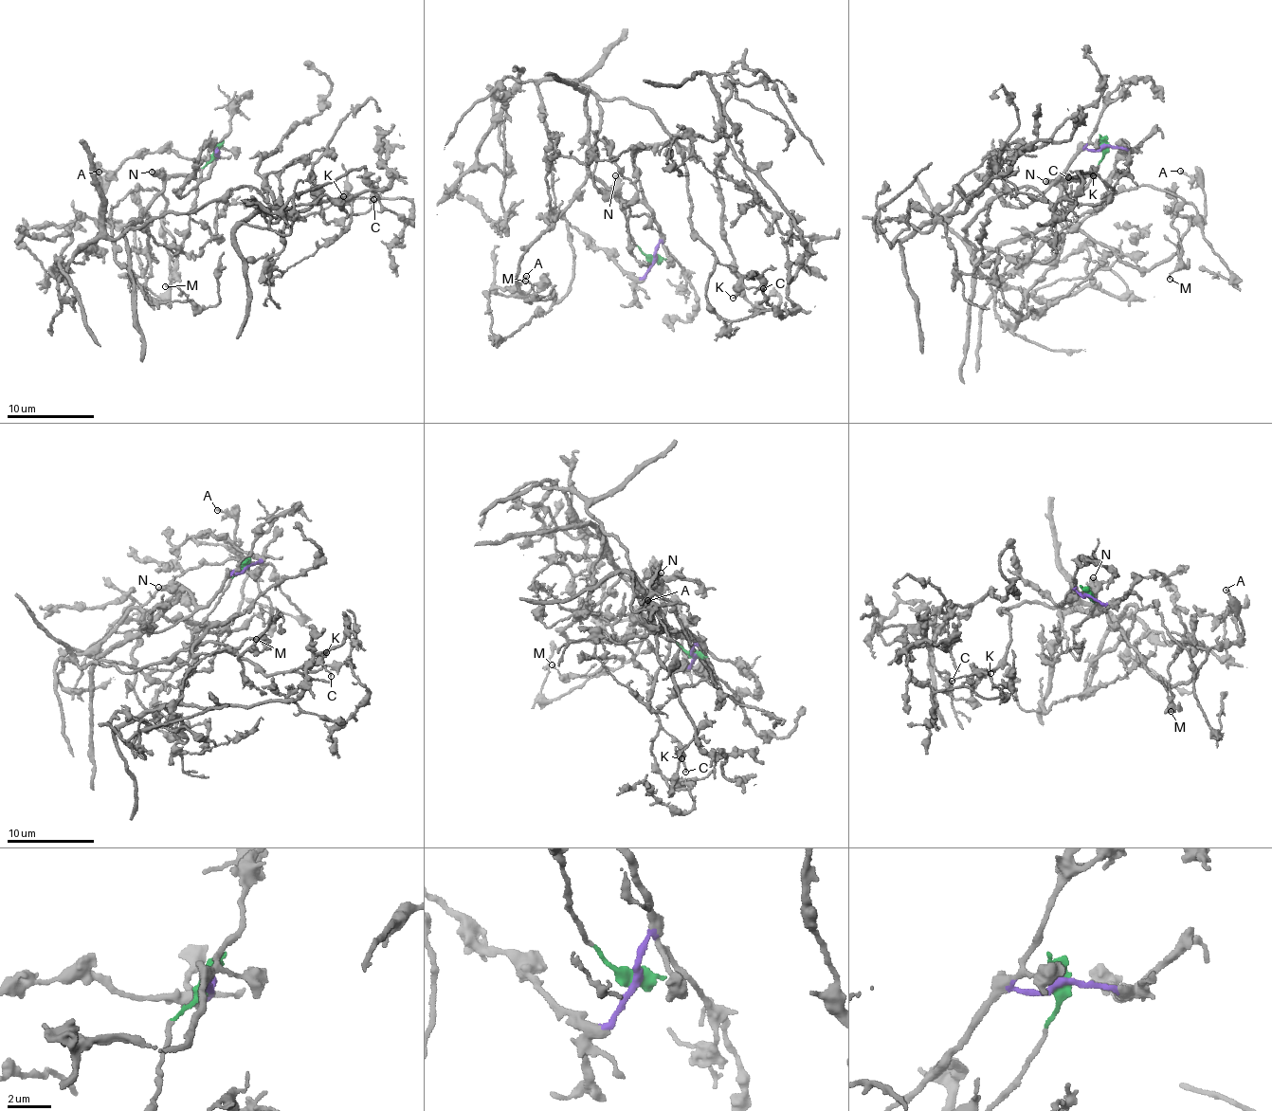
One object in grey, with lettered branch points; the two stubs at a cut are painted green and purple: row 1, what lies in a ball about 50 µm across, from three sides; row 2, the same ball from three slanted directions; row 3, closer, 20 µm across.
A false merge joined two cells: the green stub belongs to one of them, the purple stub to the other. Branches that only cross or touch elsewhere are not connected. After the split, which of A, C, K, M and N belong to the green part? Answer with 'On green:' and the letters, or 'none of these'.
On green: C, K, M

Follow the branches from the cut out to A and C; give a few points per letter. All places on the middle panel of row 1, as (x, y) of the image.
A: (655, 261), (649, 209), (590, 177), (525, 253), (522, 290), (496, 292), (512, 295), (526, 275)
C: (653, 261), (593, 179), (600, 101), (656, 117), (685, 166), (698, 238), (763, 288)

